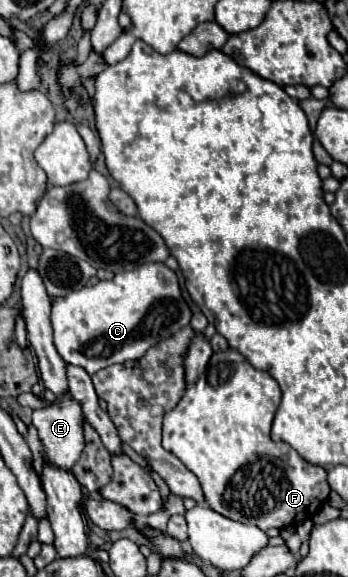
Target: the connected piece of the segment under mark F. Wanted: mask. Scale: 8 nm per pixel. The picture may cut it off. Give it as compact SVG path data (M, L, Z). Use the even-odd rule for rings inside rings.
M228 348L212 354L206 372L198 382L186 388L176 408L164 414L162 426L162 446L196 474L210 508L230 520L256 524L264 532L268 528L294 526L312 518L330 494L326 470L322 466L312 466L288 444L276 444L270 440L270 426L280 398L280 386L268 372L254 368L238 350ZM224 370L234 370L226 382Z

